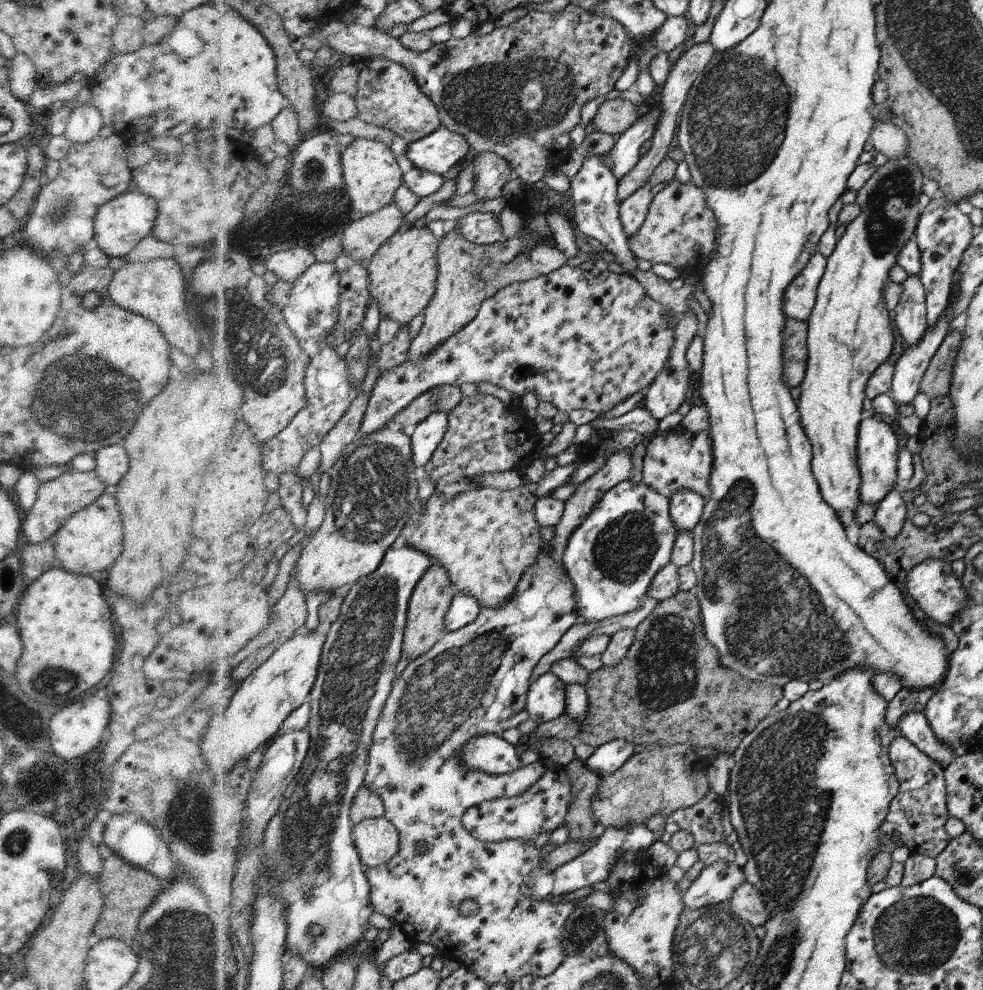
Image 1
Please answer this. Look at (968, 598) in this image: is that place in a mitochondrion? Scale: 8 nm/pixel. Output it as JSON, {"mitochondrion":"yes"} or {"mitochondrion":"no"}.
{"mitochondrion":"no"}

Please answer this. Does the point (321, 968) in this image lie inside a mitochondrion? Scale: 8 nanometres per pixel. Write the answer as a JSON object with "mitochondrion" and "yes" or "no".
{"mitochondrion":"no"}

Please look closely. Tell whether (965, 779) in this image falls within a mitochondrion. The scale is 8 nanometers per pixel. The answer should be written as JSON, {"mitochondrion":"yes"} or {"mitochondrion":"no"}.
{"mitochondrion":"no"}

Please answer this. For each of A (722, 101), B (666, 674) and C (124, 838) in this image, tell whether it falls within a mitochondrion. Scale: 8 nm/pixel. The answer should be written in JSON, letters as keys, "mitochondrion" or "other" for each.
{"A":"mitochondrion","B":"mitochondrion","C":"other"}

